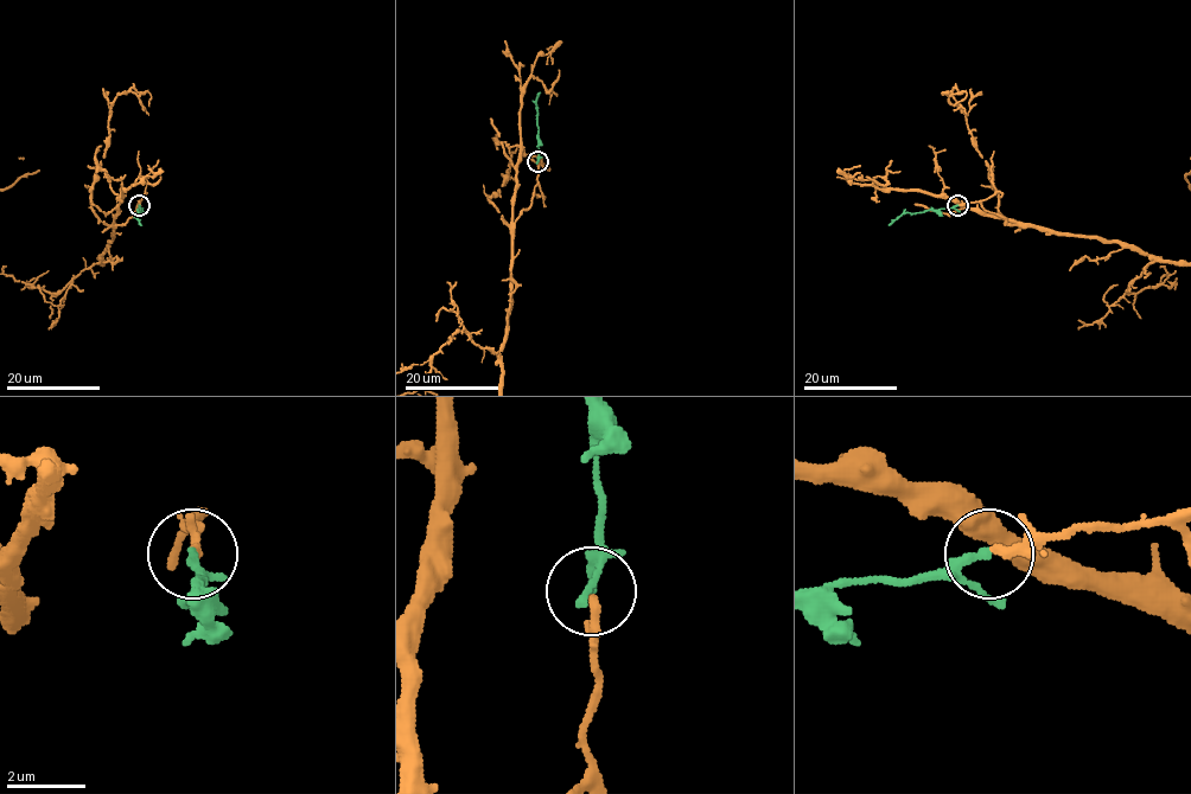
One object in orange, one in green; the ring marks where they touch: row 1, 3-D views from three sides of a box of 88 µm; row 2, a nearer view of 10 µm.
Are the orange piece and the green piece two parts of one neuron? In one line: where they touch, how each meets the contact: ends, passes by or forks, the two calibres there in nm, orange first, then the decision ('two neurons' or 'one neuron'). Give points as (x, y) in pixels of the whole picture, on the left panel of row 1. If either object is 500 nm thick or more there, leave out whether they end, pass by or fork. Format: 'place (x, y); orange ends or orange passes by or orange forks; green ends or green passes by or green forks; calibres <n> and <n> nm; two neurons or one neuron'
place (139, 205); orange passes by; green passes by; calibres 180 and 150 nm; one neuron

